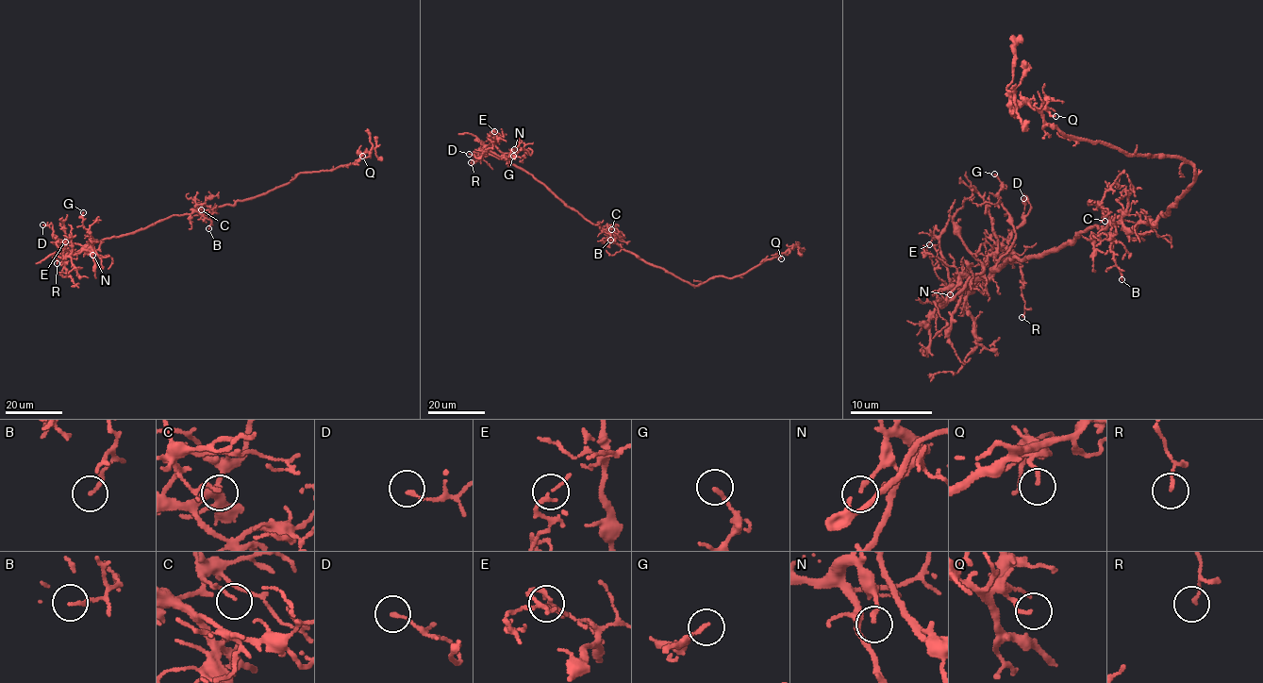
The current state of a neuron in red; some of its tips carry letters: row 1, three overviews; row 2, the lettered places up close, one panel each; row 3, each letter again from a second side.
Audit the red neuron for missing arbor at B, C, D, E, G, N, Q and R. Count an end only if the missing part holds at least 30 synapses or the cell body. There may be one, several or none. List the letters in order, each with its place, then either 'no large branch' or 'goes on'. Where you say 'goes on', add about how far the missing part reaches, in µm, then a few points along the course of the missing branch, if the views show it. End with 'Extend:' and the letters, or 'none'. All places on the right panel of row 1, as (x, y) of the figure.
B: (1121, 279) | no large branch
C: (1105, 221) | no large branch
D: (1023, 198) | no large branch
E: (929, 244) | no large branch
G: (994, 174) | no large branch
N: (950, 294) | no large branch
Q: (1055, 116) | no large branch
R: (1022, 317) | no large branch
Extend: none

